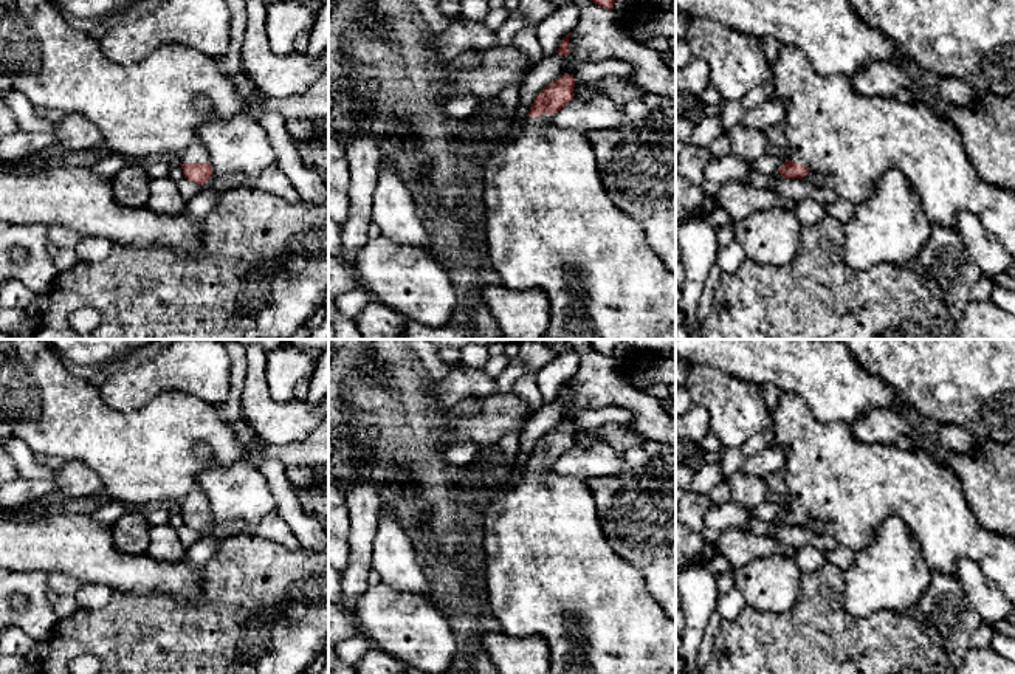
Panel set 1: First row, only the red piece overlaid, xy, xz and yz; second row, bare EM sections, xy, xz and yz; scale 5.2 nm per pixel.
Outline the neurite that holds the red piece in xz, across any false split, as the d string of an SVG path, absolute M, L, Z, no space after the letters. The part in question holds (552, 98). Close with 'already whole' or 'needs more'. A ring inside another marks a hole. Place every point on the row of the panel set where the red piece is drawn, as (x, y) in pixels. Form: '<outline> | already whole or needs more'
M564 73L559 79L545 85L535 98L530 112L519 118L521 127L514 136L510 136L510 127L504 127L494 116L482 118L470 129L470 135L462 143L462 152L477 156L482 167L482 206L487 223L487 253L491 267L501 276L502 285L508 290L542 290L550 304L549 327L541 339L676 339L676 273L673 273L660 259L660 256L648 243L642 226L626 212L615 206L609 198L601 181L595 152L587 135L559 129L552 118L566 104L573 101L573 74Z | needs more

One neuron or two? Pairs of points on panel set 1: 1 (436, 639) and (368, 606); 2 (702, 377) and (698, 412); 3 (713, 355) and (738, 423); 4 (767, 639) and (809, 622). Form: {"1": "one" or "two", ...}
{"1": "one", "2": "two", "3": "two", "4": "one"}

